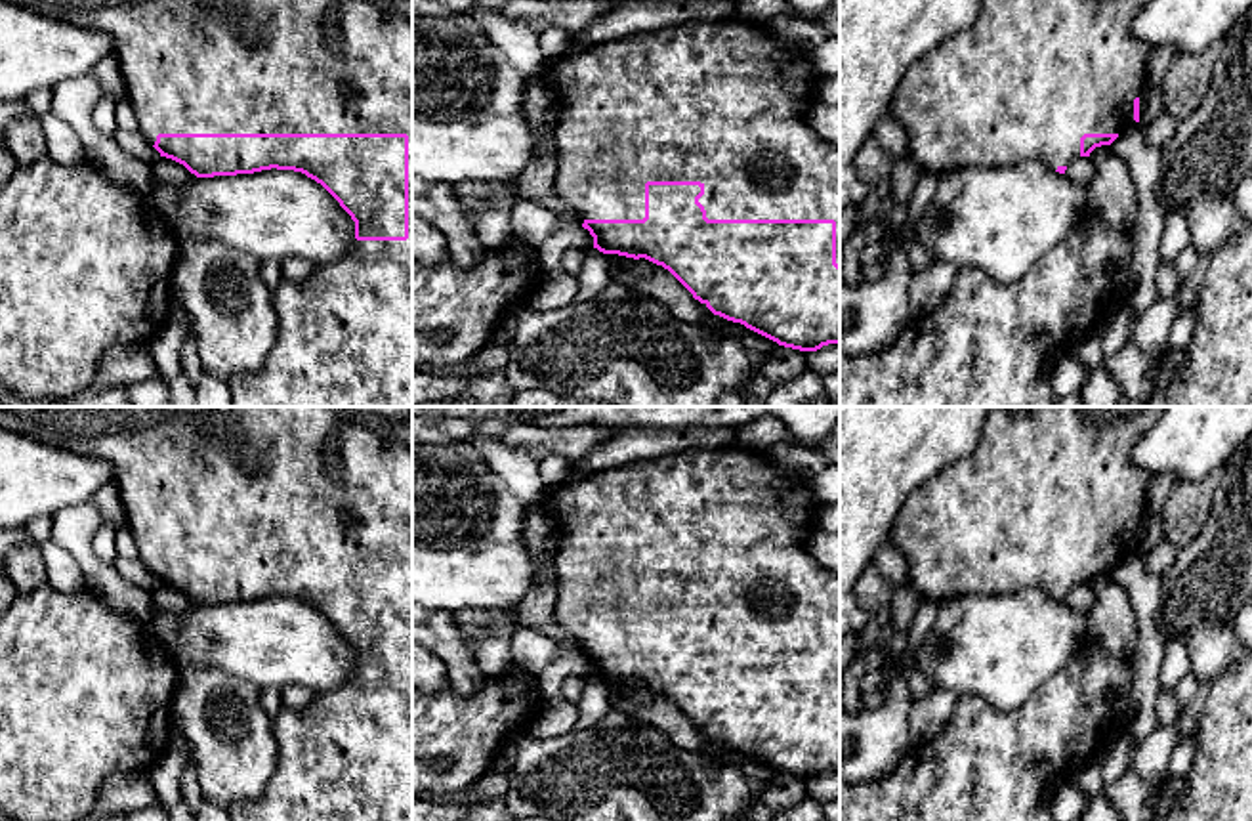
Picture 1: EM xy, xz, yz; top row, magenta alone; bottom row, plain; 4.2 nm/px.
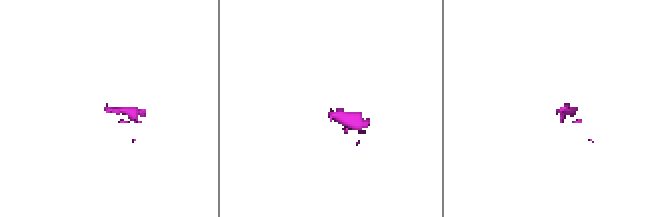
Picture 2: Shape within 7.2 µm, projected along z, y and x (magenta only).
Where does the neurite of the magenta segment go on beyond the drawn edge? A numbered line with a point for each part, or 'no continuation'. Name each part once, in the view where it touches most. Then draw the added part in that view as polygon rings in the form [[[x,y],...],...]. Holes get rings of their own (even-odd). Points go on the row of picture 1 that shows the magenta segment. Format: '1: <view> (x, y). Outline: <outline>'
1: xy (344, 338). Outline: [[[4,0],[19,8],[42,13],[52,19],[67,21],[92,31],[109,34],[115,42],[115,55],[126,84],[126,99],[130,101],[137,132],[155,145],[158,134],[407,134],[408,136],[408,239],[407,241],[355,241],[355,244],[338,260],[315,265],[313,273],[292,283],[282,279],[273,290],[273,305],[277,309],[279,330],[277,342],[265,363],[254,372],[242,372],[227,380],[233,407],[412,407],[412,19],[407,13],[393,11],[382,2],[370,0]]]

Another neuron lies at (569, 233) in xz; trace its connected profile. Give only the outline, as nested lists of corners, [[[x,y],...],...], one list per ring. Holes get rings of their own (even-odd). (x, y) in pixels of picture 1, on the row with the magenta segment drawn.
[[[555,214],[557,216],[557,229],[536,248],[536,260],[542,265],[544,273],[553,279],[567,269],[563,267],[563,252],[580,246],[592,248],[594,237],[588,229],[584,229],[578,221]]]

